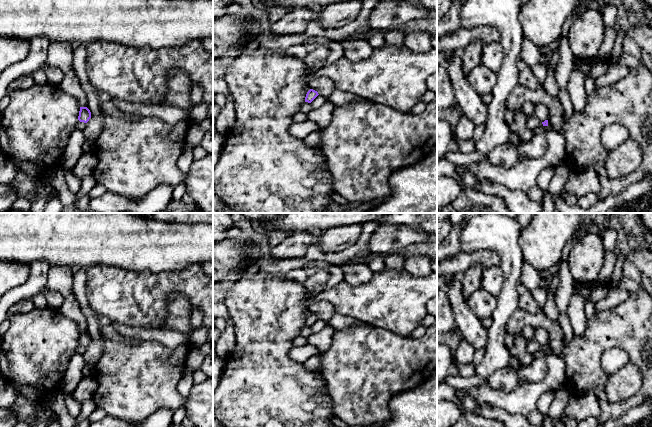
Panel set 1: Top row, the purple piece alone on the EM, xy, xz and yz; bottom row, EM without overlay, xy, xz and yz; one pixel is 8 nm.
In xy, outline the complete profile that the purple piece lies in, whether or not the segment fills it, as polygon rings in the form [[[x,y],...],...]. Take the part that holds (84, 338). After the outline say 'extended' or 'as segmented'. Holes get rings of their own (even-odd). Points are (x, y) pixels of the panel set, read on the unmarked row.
[[[80,331],[78,344],[87,347],[91,342],[91,336],[87,331]]]; as segmented

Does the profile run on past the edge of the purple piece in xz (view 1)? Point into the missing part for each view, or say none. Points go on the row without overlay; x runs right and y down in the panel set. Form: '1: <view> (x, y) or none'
1: none

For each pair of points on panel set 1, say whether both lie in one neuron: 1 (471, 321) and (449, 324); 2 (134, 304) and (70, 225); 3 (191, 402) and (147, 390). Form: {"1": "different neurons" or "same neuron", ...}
{"1": "different neurons", "2": "different neurons", "3": "different neurons"}

